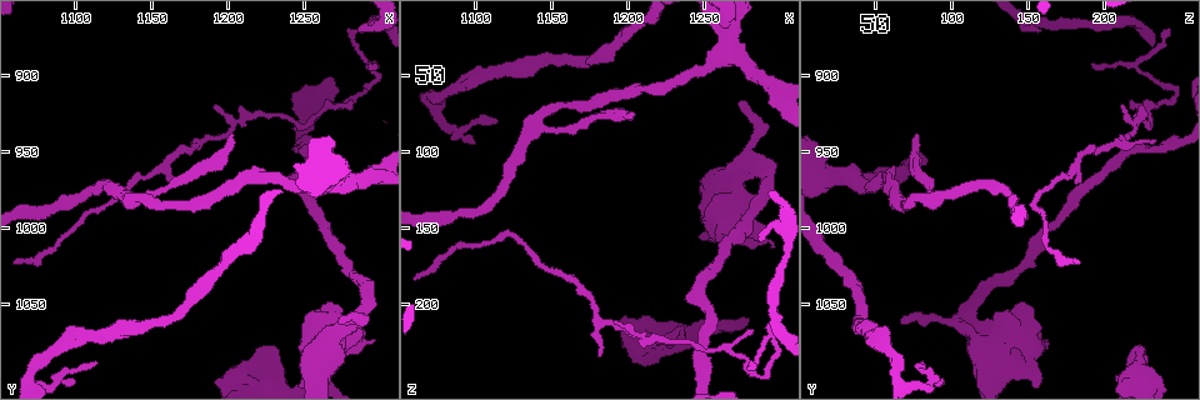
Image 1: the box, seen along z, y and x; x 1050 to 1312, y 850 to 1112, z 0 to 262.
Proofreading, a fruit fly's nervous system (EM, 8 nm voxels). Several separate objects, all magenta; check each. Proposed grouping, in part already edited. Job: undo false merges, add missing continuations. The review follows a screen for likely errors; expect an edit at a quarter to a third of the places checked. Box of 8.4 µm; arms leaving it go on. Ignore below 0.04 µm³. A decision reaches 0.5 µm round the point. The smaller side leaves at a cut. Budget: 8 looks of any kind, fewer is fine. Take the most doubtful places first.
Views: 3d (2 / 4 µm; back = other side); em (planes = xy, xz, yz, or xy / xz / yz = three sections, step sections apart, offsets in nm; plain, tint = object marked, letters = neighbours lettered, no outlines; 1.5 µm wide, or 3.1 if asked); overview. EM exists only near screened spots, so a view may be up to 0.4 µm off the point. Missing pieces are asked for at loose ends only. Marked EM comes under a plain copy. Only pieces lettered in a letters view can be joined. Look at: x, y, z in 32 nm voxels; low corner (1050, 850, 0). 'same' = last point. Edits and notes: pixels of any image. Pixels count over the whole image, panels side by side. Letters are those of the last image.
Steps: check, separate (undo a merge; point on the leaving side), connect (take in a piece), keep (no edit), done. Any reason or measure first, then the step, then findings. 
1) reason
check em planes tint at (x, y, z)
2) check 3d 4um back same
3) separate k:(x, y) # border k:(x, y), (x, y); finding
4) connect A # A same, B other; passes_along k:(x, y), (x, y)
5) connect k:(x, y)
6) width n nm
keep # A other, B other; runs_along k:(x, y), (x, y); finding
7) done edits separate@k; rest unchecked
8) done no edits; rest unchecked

sudden change in width
check em xy step 4 tint at (1280, 1066, 108)

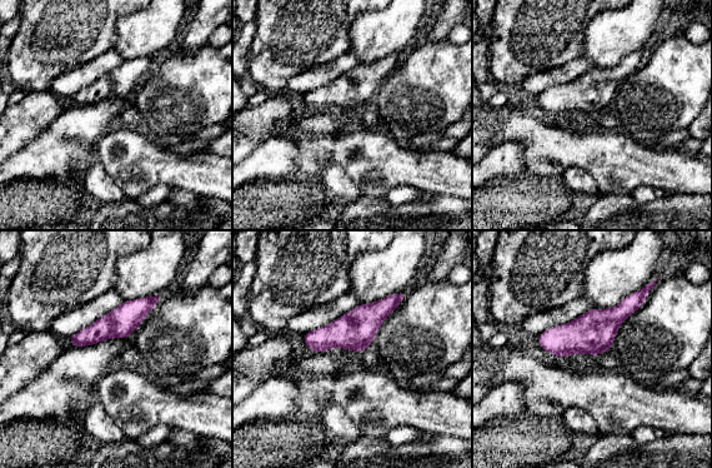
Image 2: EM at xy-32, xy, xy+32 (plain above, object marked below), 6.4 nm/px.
another direction
check em planes letters same

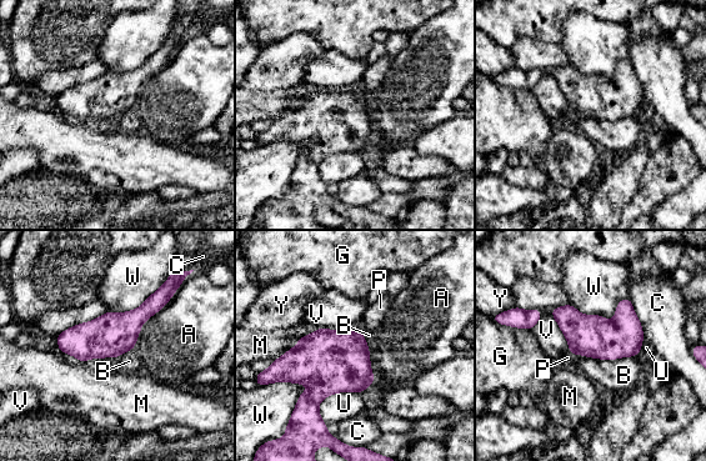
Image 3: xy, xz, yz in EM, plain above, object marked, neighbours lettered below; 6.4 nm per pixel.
width 280 nm
keep # A other, B other, C other, G other, M other, P other, U other, V other, W other, Y other; runs_along 3:(161, 291), (116, 332), (63, 347); continuous, no second cell

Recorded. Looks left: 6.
thin end
check 3d 4um at (1180, 942, 234)

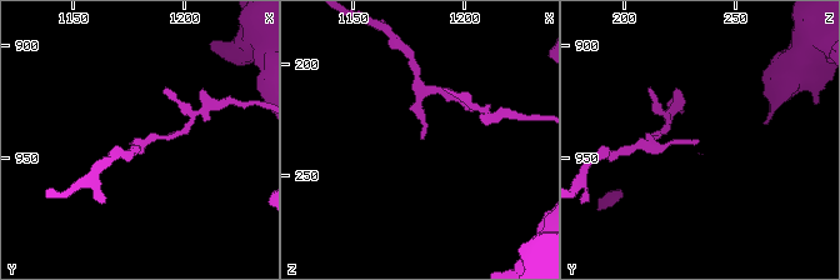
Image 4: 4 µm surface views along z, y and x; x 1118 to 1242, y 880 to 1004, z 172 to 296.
check em planes letters at (1181, 941, 233)

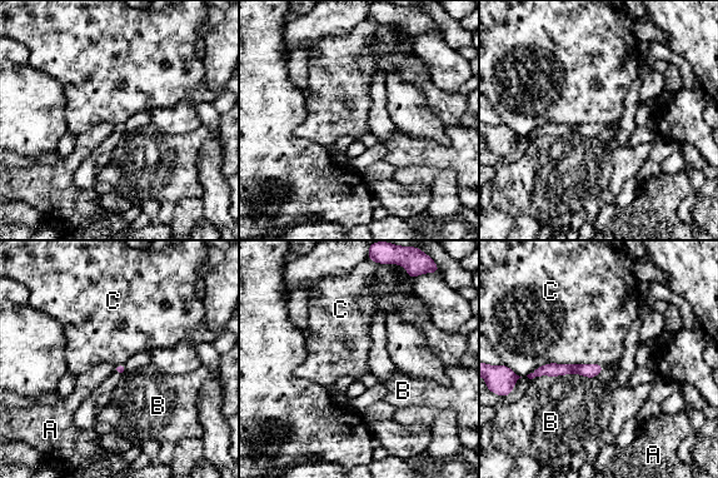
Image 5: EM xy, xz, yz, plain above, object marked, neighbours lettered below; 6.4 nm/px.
keep # A other, B other, C other; border 5:(604, 366), (546, 363), (527, 376); no lettered piece goes on from it

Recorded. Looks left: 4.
branch stops here
check em planes letters at (1164, 972, 184)

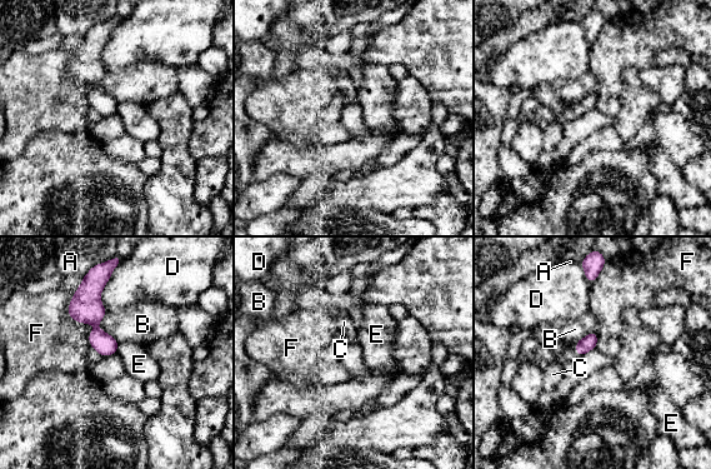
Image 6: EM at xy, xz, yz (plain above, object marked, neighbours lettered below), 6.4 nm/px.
width 100 nm
connect C # A other, B other, C same, D other, E other, F other; passes_along 6:(589, 343), (576, 352), (552, 374); it goes on there

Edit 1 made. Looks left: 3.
done edits connect@6; rest unchecked

